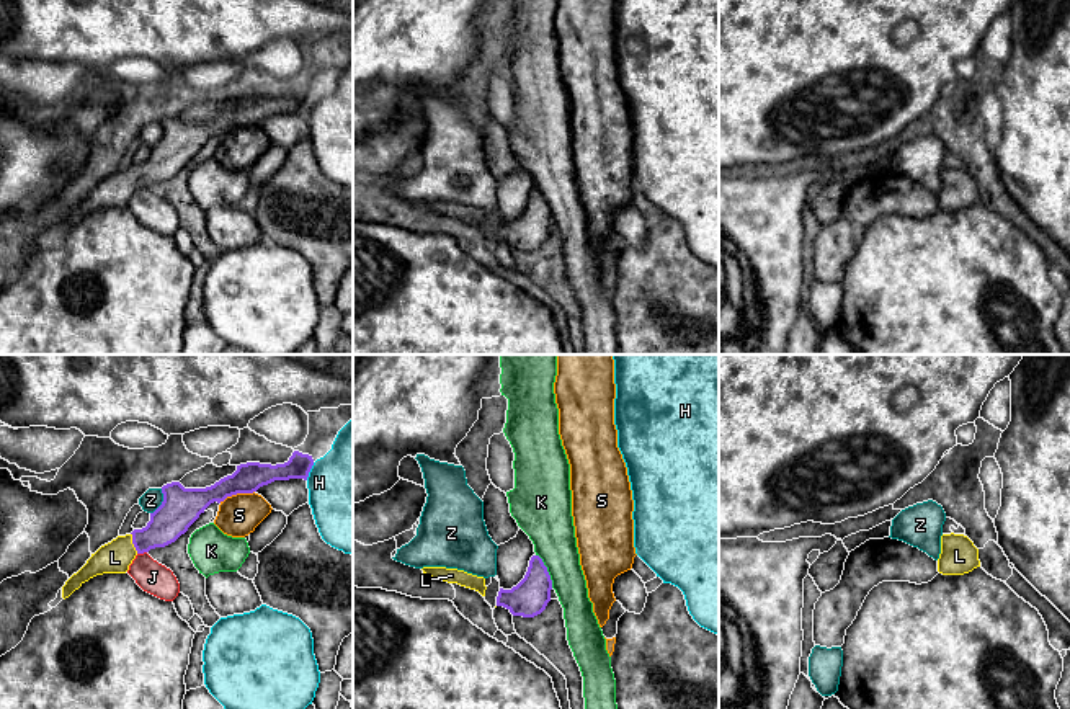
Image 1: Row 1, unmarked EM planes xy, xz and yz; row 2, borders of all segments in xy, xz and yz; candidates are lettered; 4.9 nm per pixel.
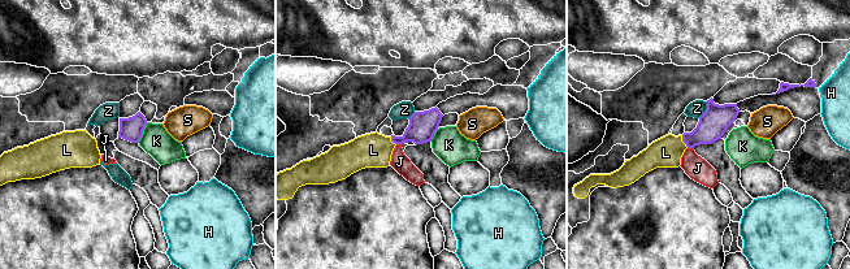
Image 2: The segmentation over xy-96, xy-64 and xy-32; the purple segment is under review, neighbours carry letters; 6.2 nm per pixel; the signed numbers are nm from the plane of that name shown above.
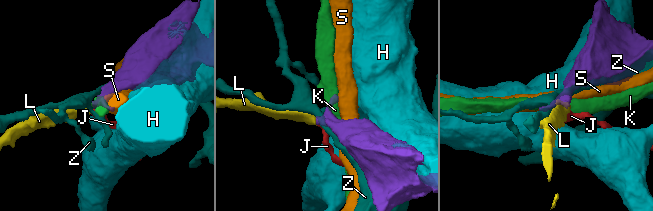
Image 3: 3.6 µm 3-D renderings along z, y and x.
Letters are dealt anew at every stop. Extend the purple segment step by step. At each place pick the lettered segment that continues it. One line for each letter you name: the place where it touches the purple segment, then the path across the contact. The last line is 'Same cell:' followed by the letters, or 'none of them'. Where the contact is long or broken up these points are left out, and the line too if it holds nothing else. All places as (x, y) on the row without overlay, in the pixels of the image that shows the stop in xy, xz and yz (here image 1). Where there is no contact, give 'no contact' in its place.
L: xy (133, 177) | across xy (175, 149), (156, 169), (133, 177), (115, 191)
Same cell: L

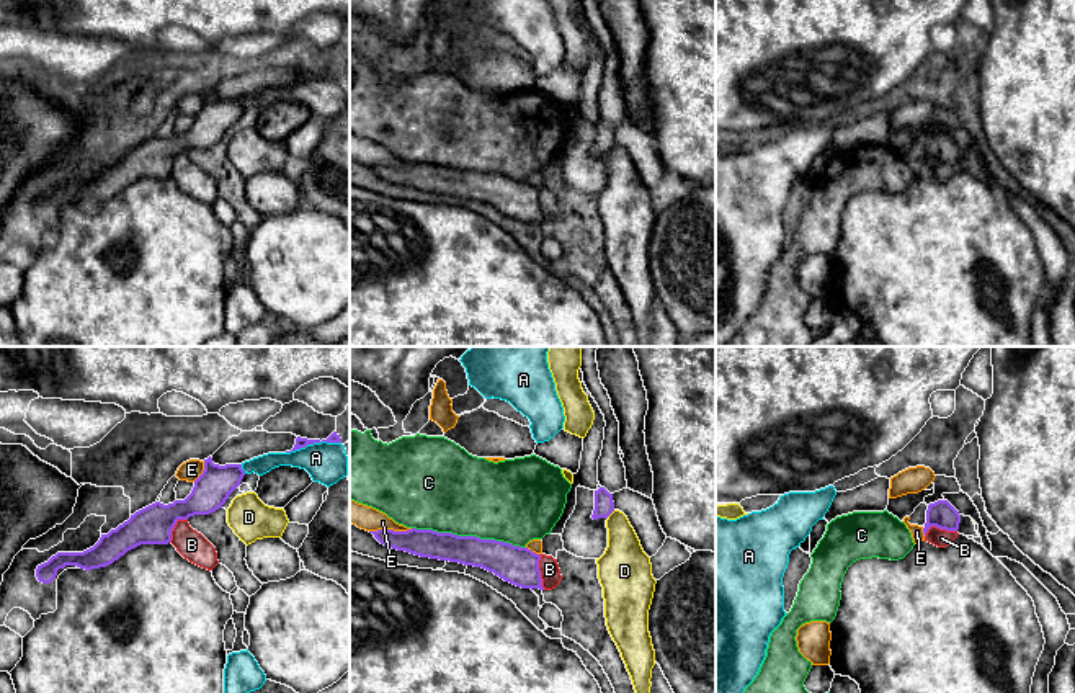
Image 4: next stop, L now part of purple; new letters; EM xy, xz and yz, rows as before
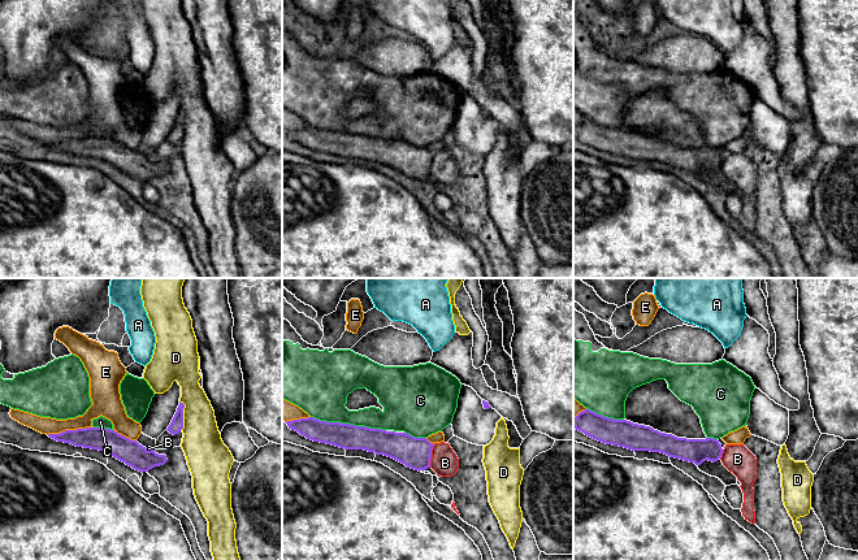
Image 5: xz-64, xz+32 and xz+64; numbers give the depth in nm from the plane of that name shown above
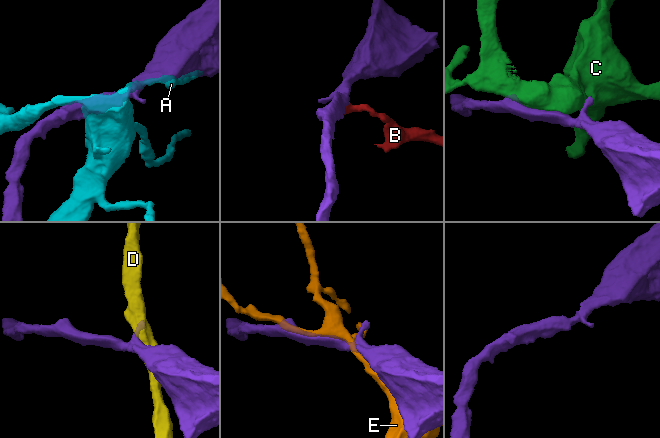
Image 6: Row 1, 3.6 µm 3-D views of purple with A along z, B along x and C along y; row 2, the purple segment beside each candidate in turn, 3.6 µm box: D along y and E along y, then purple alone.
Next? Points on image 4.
Same cell: none of them

